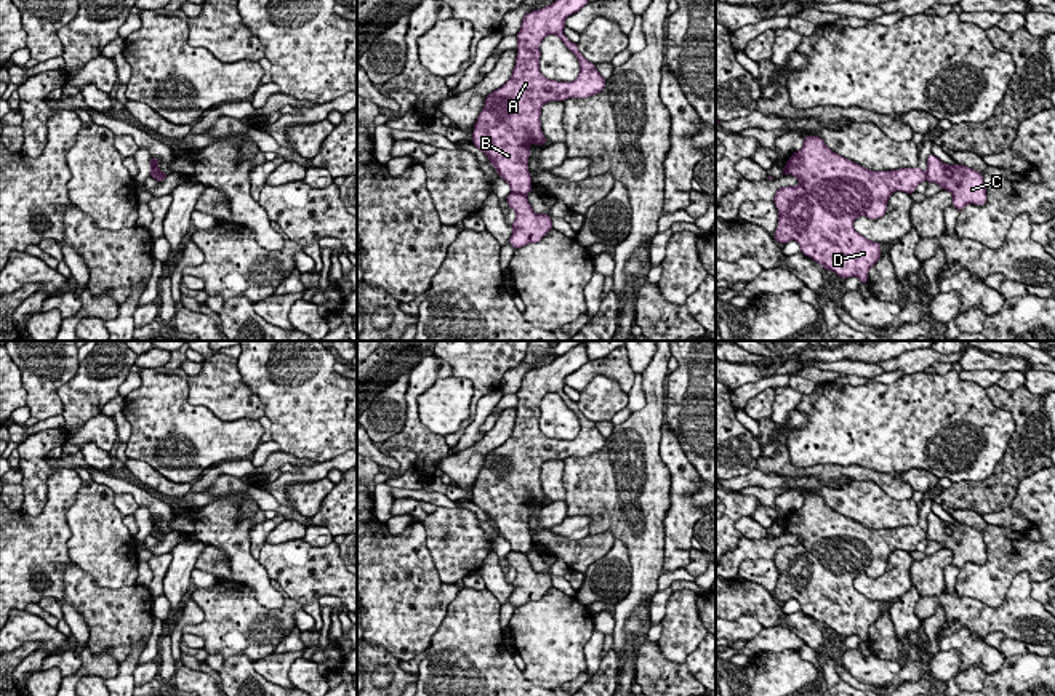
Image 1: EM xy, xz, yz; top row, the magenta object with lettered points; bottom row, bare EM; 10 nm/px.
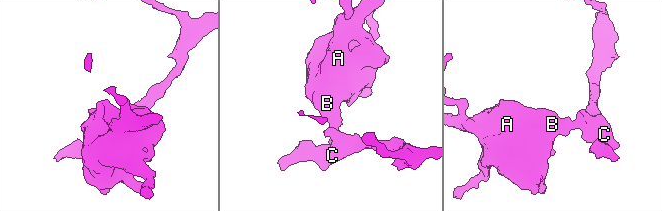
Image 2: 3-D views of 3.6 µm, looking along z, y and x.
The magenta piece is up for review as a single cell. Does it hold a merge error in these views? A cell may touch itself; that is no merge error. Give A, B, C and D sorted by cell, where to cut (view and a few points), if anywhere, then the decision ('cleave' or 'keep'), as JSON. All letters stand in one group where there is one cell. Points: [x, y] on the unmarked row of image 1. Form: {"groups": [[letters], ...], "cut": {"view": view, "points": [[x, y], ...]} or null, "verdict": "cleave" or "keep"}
{"groups": [["A", "B", "D"], ["C"]], "cut": {"view": "xz", "points": [[513, 549], [525, 554]]}, "verdict": "cleave"}

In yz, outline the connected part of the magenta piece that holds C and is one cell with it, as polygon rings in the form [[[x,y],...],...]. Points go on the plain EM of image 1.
[[[933,512],[927,517],[927,539],[953,552],[953,565],[959,570],[969,562],[985,563],[986,546],[983,533],[964,523],[945,523]]]

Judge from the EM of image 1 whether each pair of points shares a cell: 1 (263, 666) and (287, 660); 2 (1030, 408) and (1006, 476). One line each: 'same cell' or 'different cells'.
1: same cell
2: same cell

